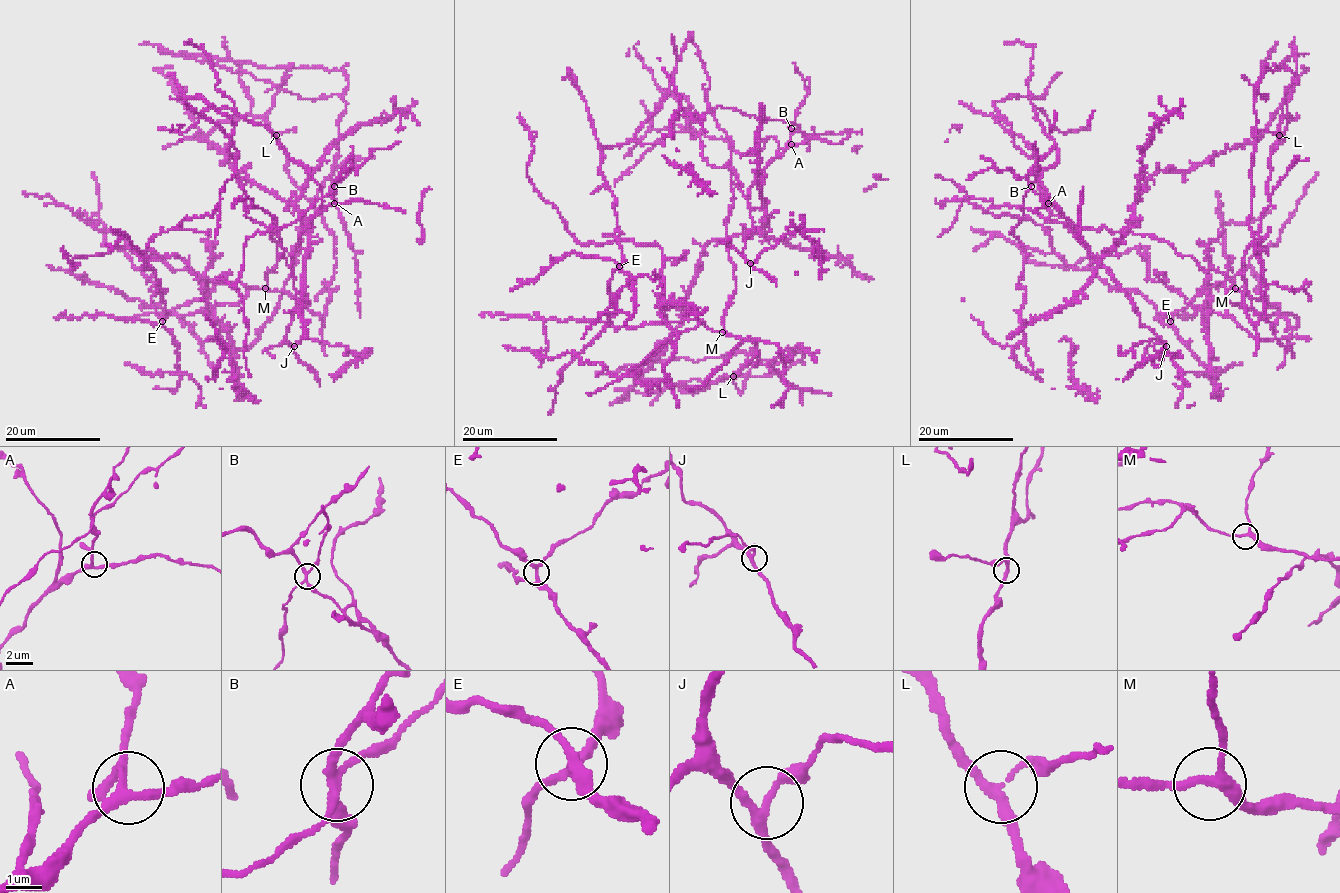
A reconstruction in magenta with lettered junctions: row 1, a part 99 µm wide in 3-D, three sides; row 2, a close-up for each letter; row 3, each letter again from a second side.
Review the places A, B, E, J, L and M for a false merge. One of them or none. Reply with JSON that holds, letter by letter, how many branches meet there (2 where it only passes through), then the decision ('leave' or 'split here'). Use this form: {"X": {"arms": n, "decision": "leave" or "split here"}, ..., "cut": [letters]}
{"A": {"arms": 4, "decision": "leave"}, "B": {"arms": 4, "decision": "split here"}, "E": {"arms": 4, "decision": "leave"}, "J": {"arms": 3, "decision": "leave"}, "L": {"arms": 3, "decision": "leave"}, "M": {"arms": 3, "decision": "leave"}, "cut": ["B"]}

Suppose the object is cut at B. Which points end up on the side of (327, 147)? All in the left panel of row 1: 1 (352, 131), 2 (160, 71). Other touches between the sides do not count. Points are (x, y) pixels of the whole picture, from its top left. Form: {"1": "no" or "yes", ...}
{"1": "yes", "2": "yes"}

